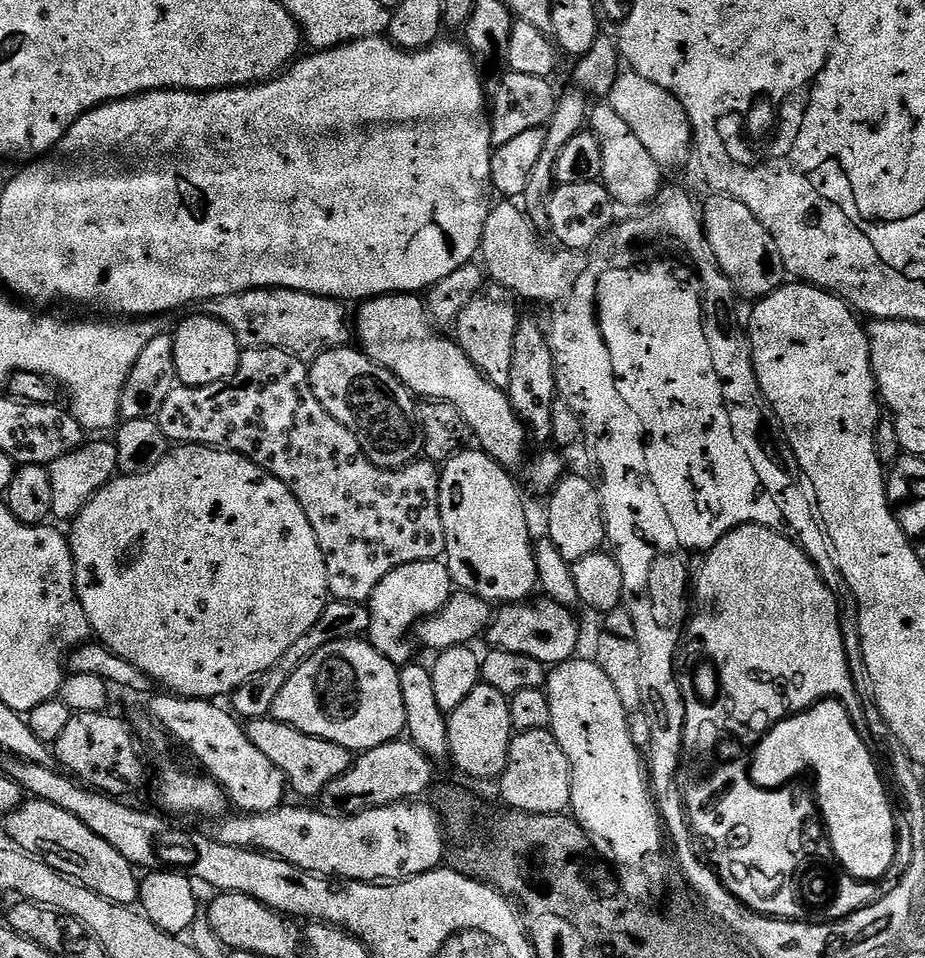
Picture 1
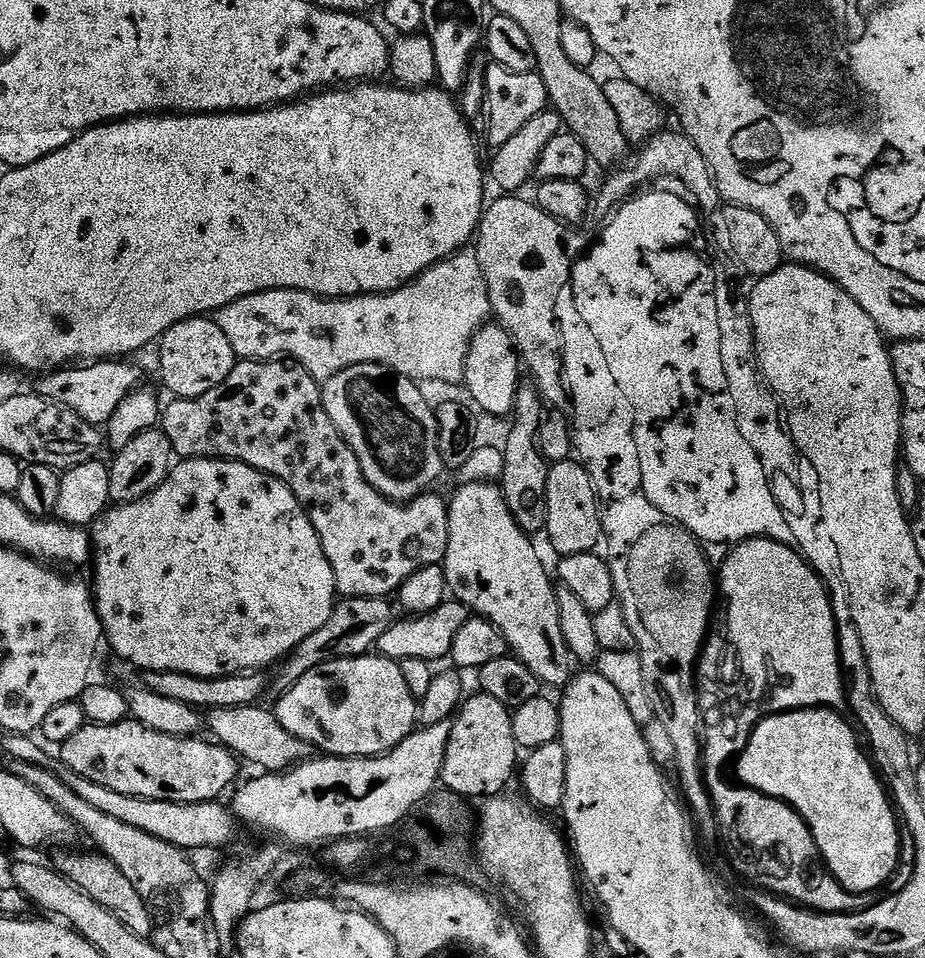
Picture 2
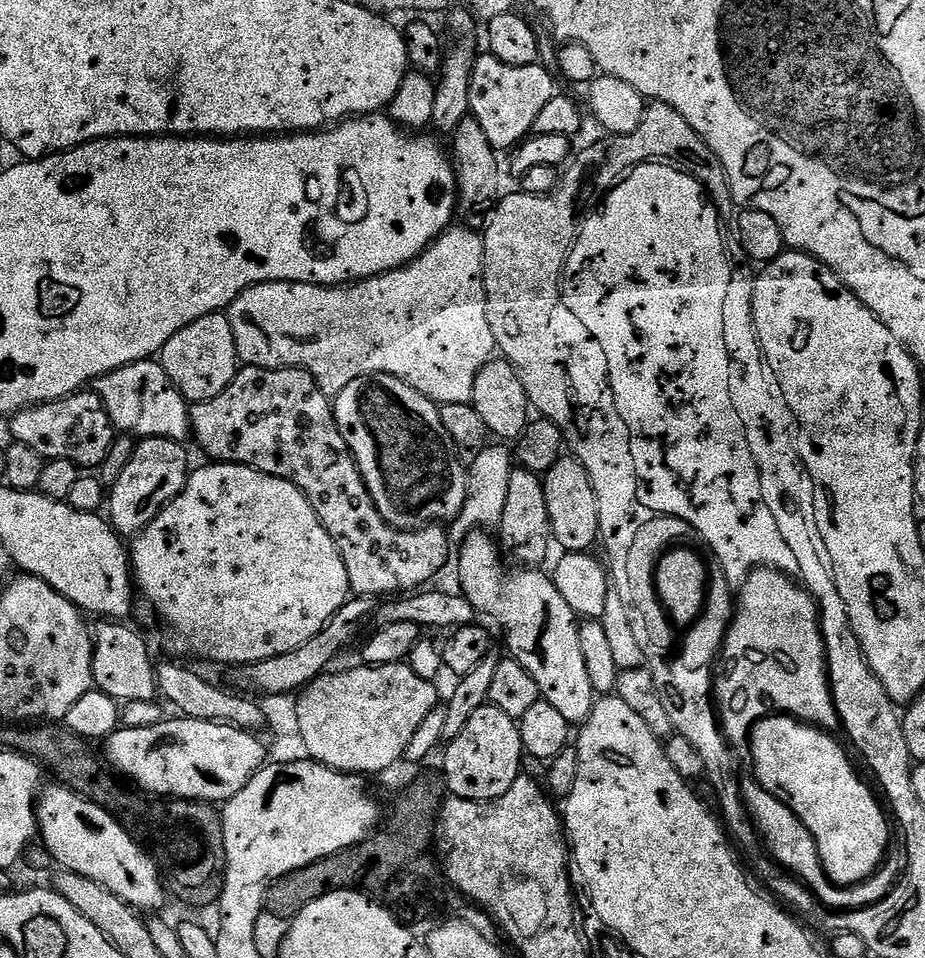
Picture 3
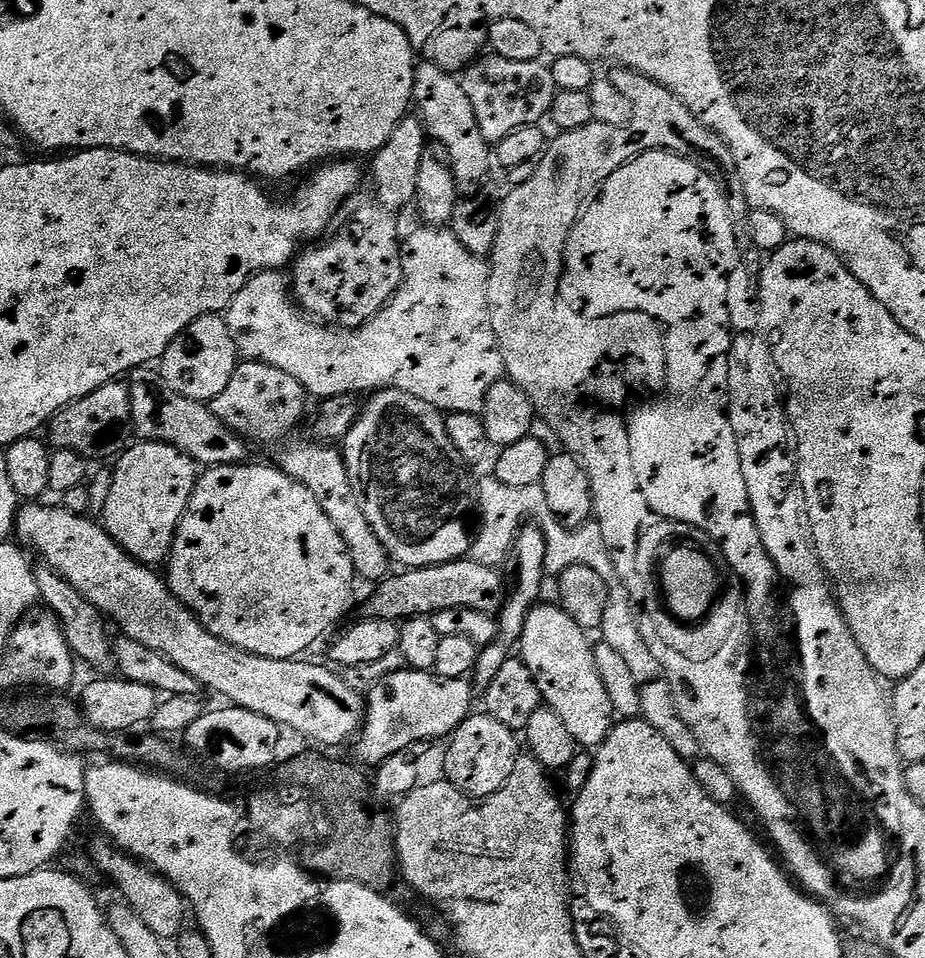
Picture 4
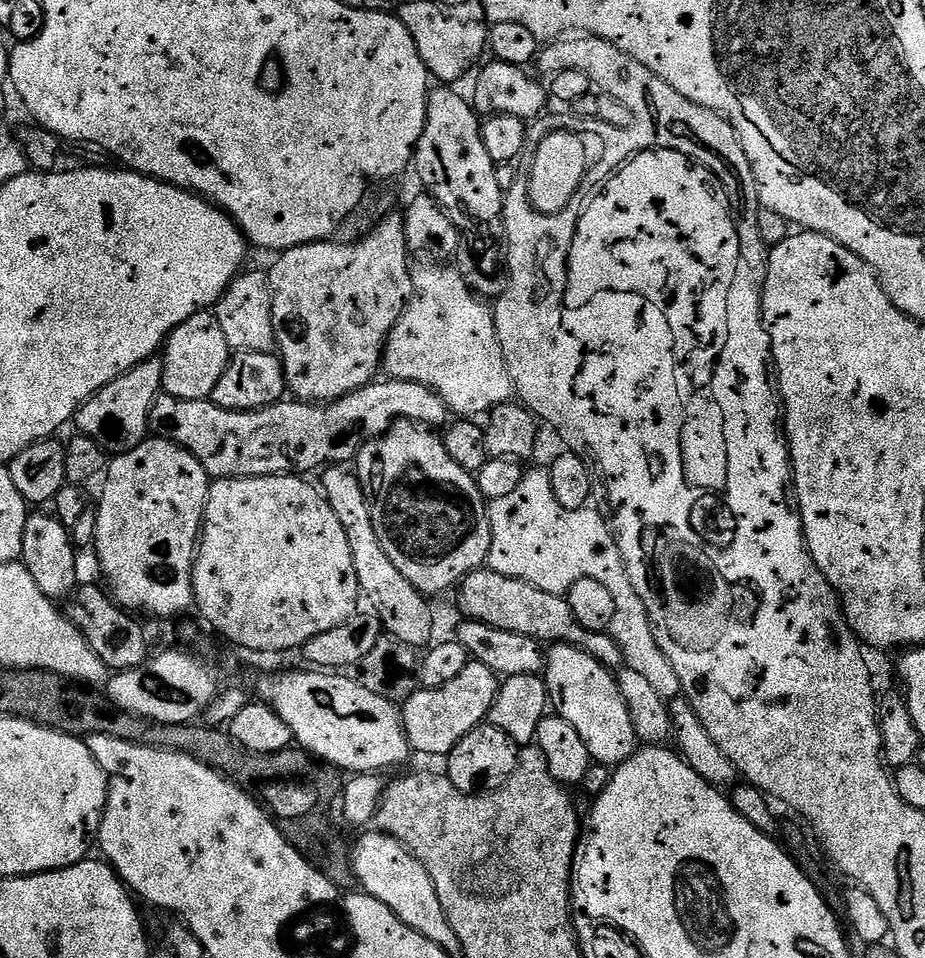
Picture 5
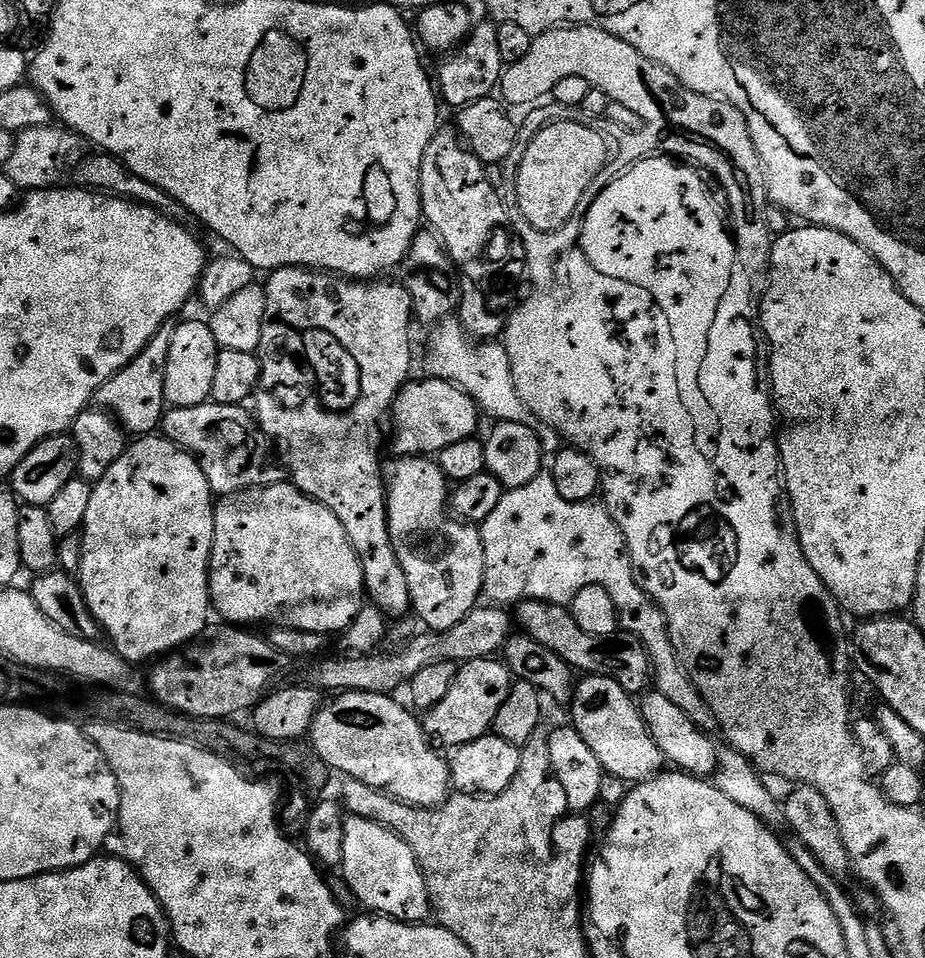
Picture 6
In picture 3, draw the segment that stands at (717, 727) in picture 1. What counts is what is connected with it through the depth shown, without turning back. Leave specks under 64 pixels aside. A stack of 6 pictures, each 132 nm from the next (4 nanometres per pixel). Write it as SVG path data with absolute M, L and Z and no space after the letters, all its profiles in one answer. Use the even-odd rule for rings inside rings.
M758 568L744 579L734 604L732 623L724 635L724 646L718 657L718 671L714 676L714 707L724 739L732 746L743 740L745 743L752 727L765 716L773 714L790 716L833 734L841 731L840 716L832 700L828 654L820 627L818 601L803 583L793 580L785 572L779 572L777 568ZM776 640L784 640L784 652L780 652Z

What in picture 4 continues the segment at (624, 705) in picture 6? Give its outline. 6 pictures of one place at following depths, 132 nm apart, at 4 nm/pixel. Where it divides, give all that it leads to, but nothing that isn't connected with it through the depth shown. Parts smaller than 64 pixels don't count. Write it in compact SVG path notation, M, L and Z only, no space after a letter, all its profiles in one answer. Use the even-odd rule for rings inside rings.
M537 603L526 618L524 633L518 645L519 659L524 660L530 674L534 674L534 682L538 682L541 701L550 711L558 714L558 718L562 718L566 730L574 734L577 745L584 750L595 750L604 743L604 739L614 726L612 703L606 694L604 680L598 674L596 649L593 641L588 641L589 633L586 629L578 626L578 622L574 622L574 618L570 618L570 614L566 614L566 610L561 608L559 603L544 603Z

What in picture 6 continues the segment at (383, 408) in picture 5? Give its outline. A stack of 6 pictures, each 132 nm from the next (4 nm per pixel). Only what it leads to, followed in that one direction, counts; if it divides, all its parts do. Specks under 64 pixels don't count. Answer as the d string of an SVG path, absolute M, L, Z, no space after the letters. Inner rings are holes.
M413 379L405 384L392 403L392 448L397 457L435 457L454 442L473 439L477 435L476 427L482 421L480 407L474 398L470 398L470 394L460 389L460 385L450 380L423 379ZM209 402L189 408L169 407L165 411L163 435L199 460L213 493L227 494L247 488L262 488L281 479L281 469L268 465L268 452L264 449L266 437L256 423L255 415L246 409L238 404Z

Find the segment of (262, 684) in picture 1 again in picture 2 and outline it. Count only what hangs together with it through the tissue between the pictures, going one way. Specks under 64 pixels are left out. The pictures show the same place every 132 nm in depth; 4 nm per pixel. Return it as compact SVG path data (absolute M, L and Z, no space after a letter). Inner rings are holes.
M349 596L341 599L332 612L330 622L322 626L322 630L314 630L310 638L306 638L296 647L296 651L279 665L276 680L271 681L270 692L279 698L289 692L302 678L302 674L310 674L314 666L322 666L331 660L354 658L369 655L375 649L378 638L390 630L390 626L398 619L397 609L392 609L393 601L383 596Z

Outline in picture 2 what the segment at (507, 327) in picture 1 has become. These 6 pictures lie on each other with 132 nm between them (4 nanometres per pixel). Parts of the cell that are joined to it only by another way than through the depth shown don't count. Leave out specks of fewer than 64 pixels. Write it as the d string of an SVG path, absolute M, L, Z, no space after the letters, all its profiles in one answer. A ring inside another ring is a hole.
M489 322L483 328L479 328L468 348L462 381L463 387L468 387L468 392L472 395L471 403L488 416L511 417L512 409L516 406L516 395L522 383L520 372L522 373L520 354L516 350L516 341L507 329L496 322Z

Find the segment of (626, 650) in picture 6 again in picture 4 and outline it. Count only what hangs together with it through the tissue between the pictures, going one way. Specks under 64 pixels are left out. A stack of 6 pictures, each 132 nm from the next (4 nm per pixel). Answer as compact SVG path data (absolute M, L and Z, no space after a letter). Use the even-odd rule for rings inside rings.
M470 558L451 560L445 564L435 564L425 568L404 568L400 573L389 575L375 585L372 597L364 604L363 615L367 618L382 618L403 622L414 616L431 617L434 612L450 608L466 608L489 614L499 613L500 605L504 602L504 577L496 568L486 566L482 562L474 562Z

